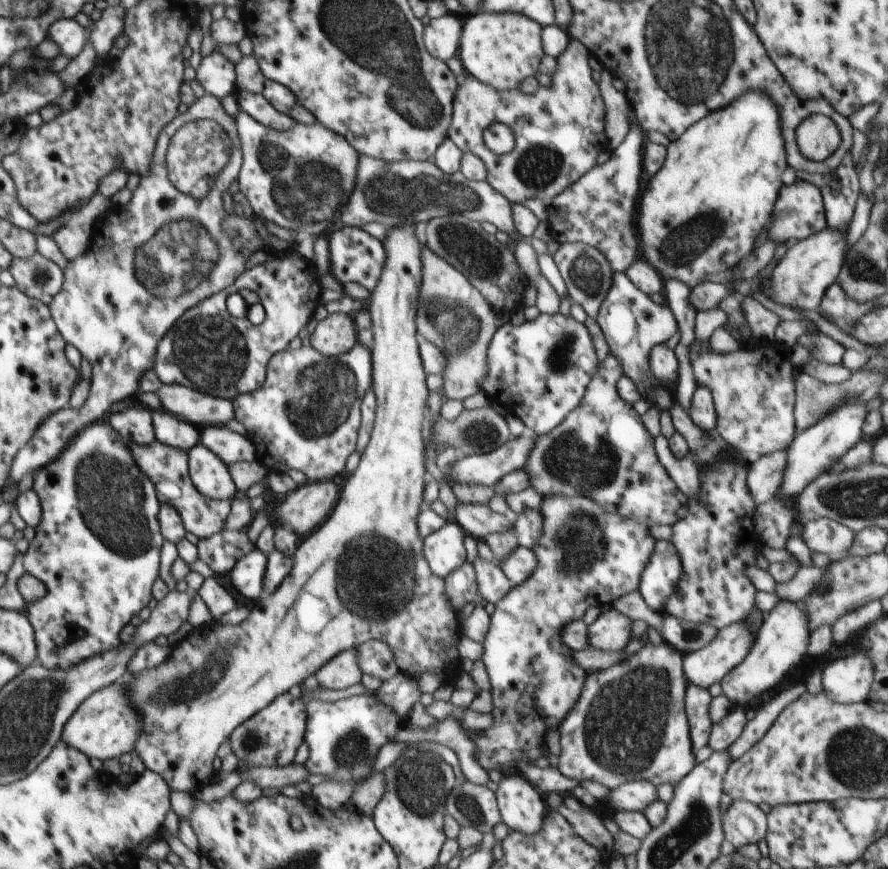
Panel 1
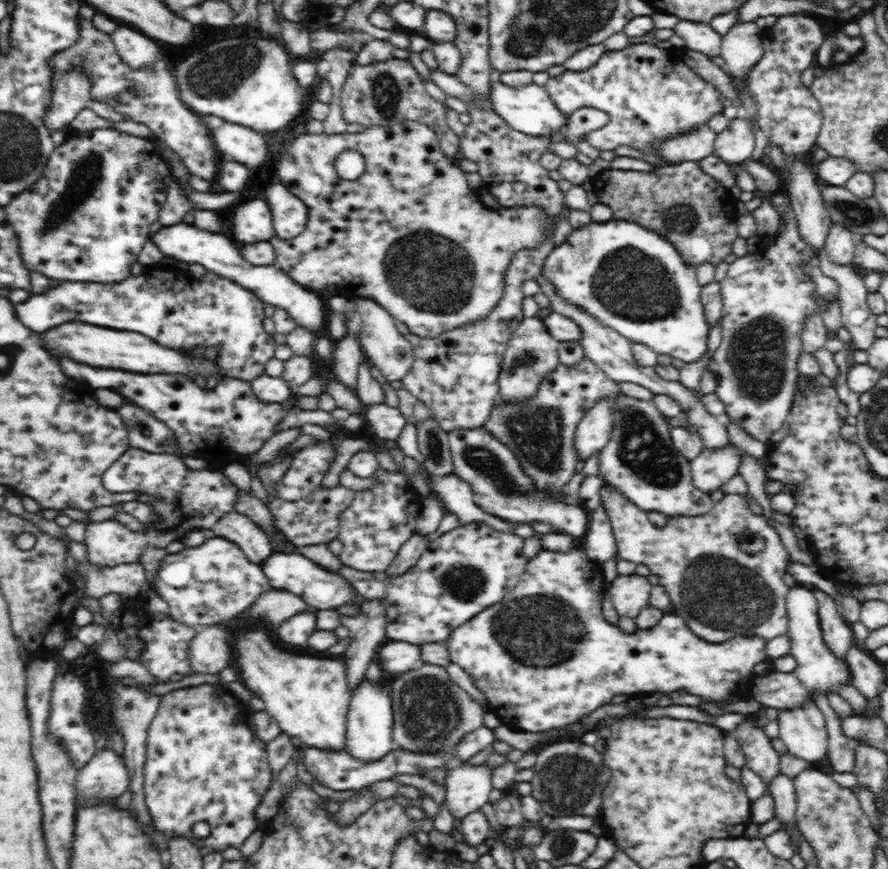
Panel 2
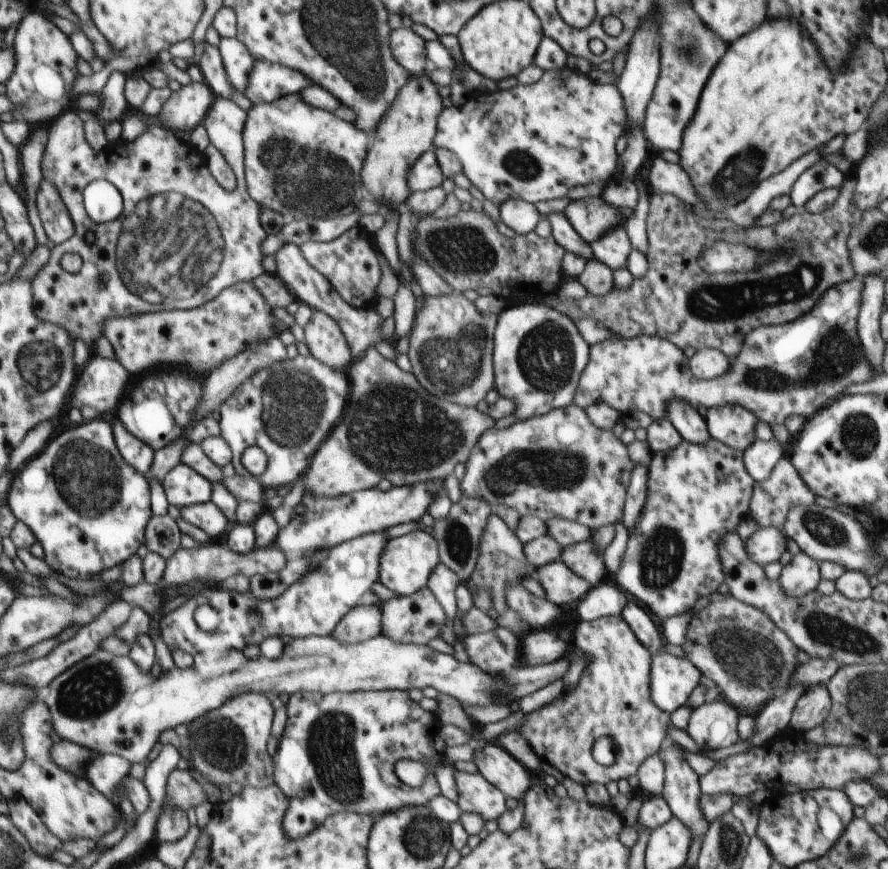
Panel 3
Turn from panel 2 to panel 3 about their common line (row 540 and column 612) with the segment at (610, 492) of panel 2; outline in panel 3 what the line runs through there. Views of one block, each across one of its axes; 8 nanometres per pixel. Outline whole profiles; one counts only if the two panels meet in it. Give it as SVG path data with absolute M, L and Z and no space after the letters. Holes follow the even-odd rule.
M622 616L602 617L593 621L581 621L574 632L576 650L590 654L592 662L583 670L580 682L574 690L566 691L554 699L554 702L542 706L536 712L528 713L519 726L519 733L528 741L532 750L542 762L557 768L564 777L586 786L587 784L608 784L626 781L637 774L639 766L648 758L662 750L668 740L666 732L672 726L670 715L660 710L652 700L650 692L651 662L653 656L632 632ZM600 737L610 737L614 743L616 760L613 765L598 764L592 756L592 746Z

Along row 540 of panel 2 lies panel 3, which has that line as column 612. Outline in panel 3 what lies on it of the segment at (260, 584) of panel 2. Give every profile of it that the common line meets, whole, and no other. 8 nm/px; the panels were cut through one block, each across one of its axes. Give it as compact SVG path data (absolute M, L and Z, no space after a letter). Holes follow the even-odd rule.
M601 196L570 201L563 215L571 227L589 244L628 221L618 207L614 207Z

